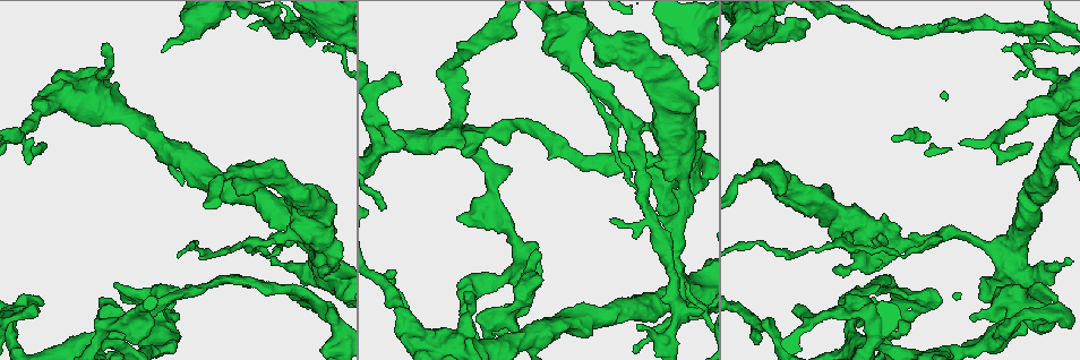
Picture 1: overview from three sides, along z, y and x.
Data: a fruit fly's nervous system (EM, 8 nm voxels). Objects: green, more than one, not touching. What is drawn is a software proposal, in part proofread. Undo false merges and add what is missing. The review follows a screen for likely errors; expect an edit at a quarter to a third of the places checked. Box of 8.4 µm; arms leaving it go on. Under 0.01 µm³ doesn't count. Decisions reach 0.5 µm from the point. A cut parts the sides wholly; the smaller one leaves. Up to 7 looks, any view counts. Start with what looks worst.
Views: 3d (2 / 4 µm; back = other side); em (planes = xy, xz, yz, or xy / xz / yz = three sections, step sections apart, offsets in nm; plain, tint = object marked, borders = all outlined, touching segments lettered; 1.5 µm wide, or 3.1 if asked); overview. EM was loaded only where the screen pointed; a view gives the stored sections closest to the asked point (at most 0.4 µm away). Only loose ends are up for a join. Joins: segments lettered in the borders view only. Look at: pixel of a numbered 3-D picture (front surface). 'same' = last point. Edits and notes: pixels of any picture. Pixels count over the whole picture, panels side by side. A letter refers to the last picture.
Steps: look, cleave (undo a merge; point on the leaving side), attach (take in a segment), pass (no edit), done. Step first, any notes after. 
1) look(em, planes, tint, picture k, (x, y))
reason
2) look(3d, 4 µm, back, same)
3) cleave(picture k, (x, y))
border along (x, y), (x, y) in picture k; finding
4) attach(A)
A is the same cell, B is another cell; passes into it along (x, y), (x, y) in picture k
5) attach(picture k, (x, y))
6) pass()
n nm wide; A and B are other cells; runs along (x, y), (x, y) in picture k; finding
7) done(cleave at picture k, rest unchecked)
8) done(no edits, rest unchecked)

look(3d, 4 µm, picture 1, (697, 85))
thick end

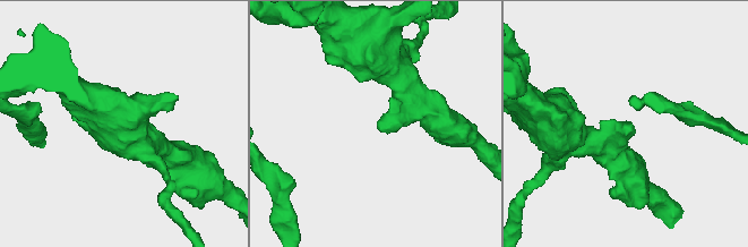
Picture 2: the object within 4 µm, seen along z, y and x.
look(em, planes, borders, picture 2, (378, 126))

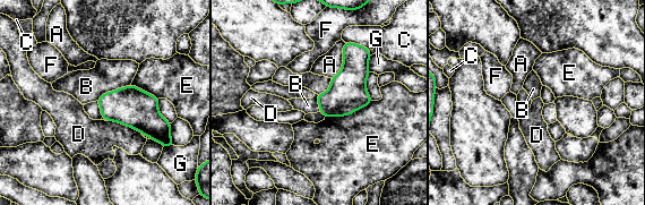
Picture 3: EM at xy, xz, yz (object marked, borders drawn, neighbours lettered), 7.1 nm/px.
pass()
A, B, C, D, E, F and G are other cells; border along (130, 84), (104, 92), (96, 100) in picture 3; none of them fits

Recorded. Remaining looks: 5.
look(3d, 2 µm, picture 1, (814, 188))
stops while still wide

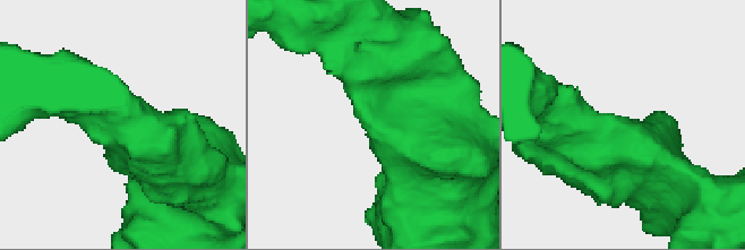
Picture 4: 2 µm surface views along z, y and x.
look(em, planes, borders, picture 4, (624, 122))

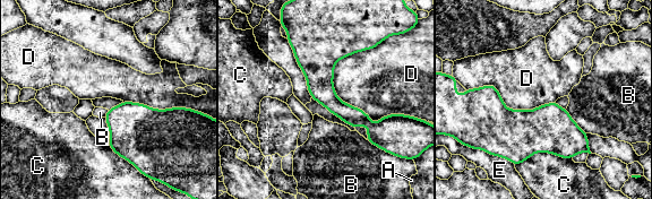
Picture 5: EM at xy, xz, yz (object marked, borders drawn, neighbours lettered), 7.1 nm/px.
pass()
A, B, C, D and E are other cells; border along (334, 63), (403, 114) in picture 5; none of them fits

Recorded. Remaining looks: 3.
look(em, planes, borders, picture 1, (679, 306))

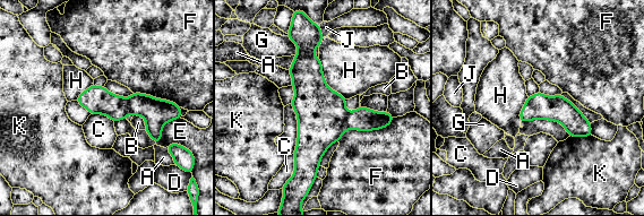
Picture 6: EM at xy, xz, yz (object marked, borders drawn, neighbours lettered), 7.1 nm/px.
cleave(picture 6, (362, 119))
A, B, C, D, E, F, G, H, J and K are other cells; border along (348, 112), (345, 128) in picture 6; two neurons meet here

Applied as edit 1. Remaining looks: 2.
done(cleave at picture 6, rest unchecked)

